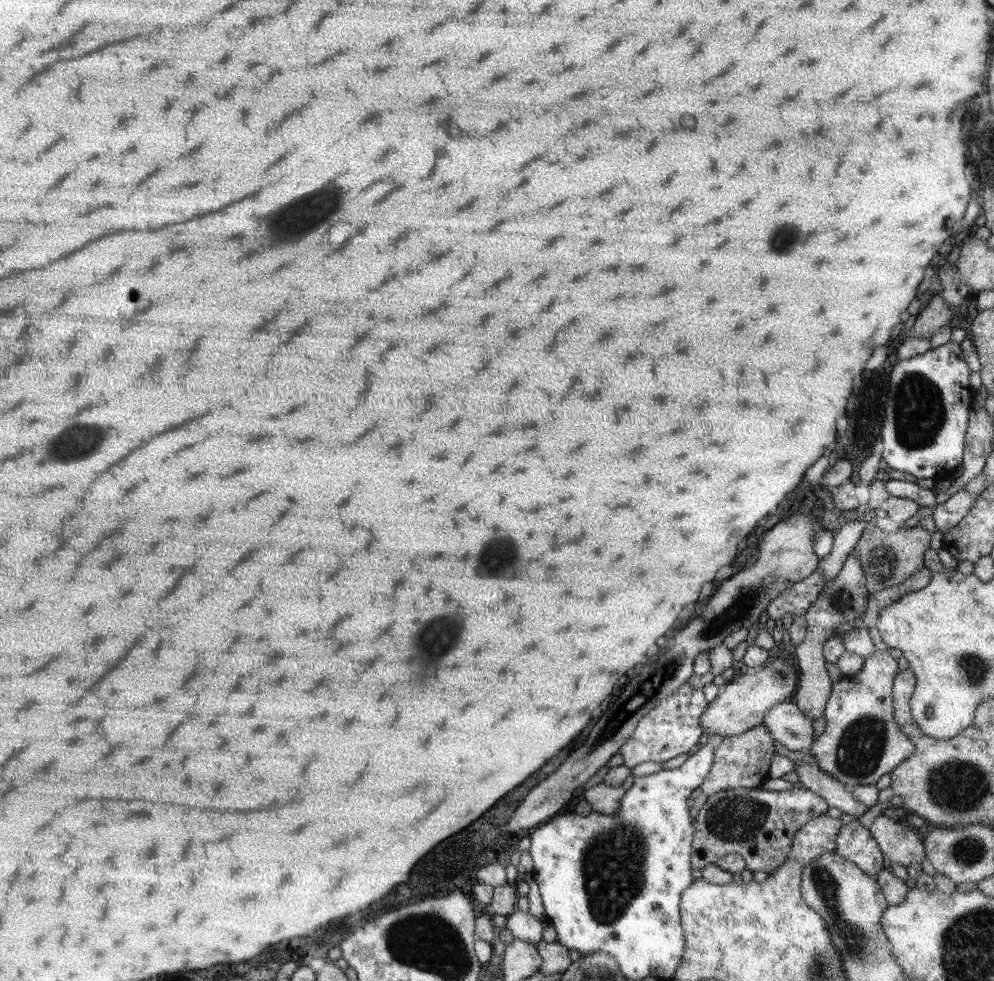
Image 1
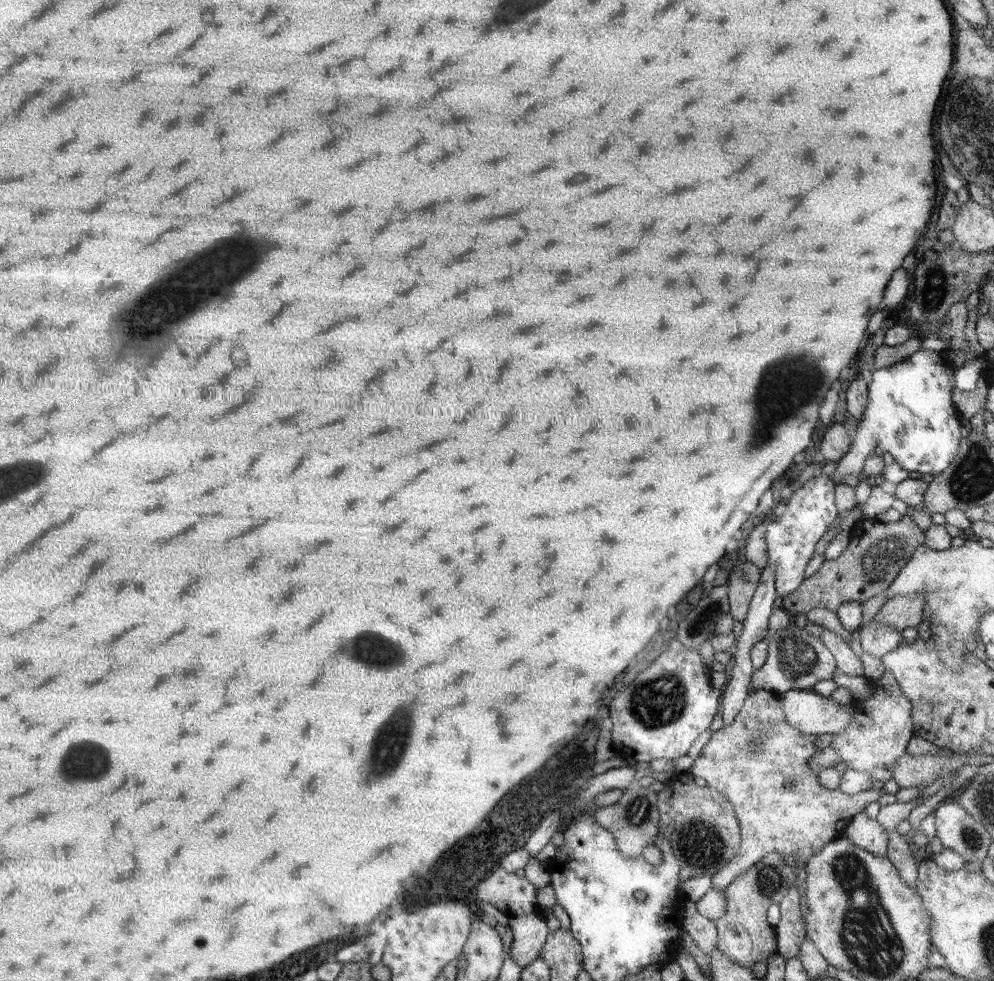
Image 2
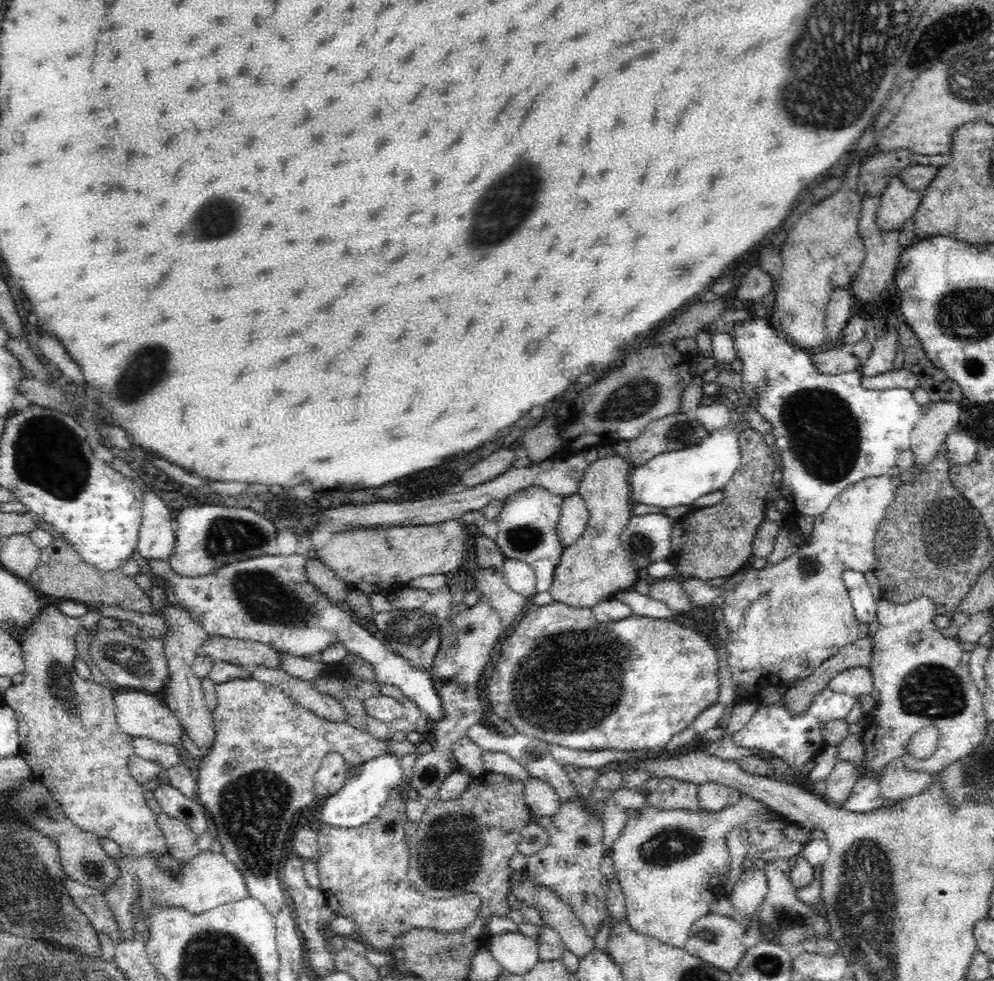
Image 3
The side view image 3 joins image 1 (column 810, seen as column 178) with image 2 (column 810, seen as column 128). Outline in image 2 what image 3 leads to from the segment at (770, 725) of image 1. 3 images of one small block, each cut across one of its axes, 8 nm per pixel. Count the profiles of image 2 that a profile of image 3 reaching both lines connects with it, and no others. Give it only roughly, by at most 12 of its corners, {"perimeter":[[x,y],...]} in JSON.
{"perimeter":[[813,690],[779,694],[785,722],[803,734],[835,736],[855,720]]}

